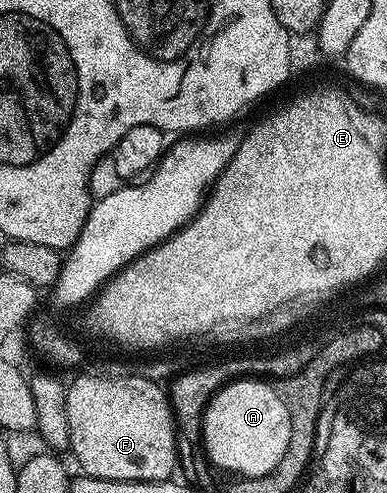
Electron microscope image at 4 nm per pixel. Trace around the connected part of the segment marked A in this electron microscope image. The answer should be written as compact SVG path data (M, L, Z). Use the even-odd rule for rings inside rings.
M257 377L227 384L205 410L204 454L214 468L234 471L232 474L237 477L271 473L283 461L290 437L291 417L287 417L287 405L283 405L280 395L268 382Z

